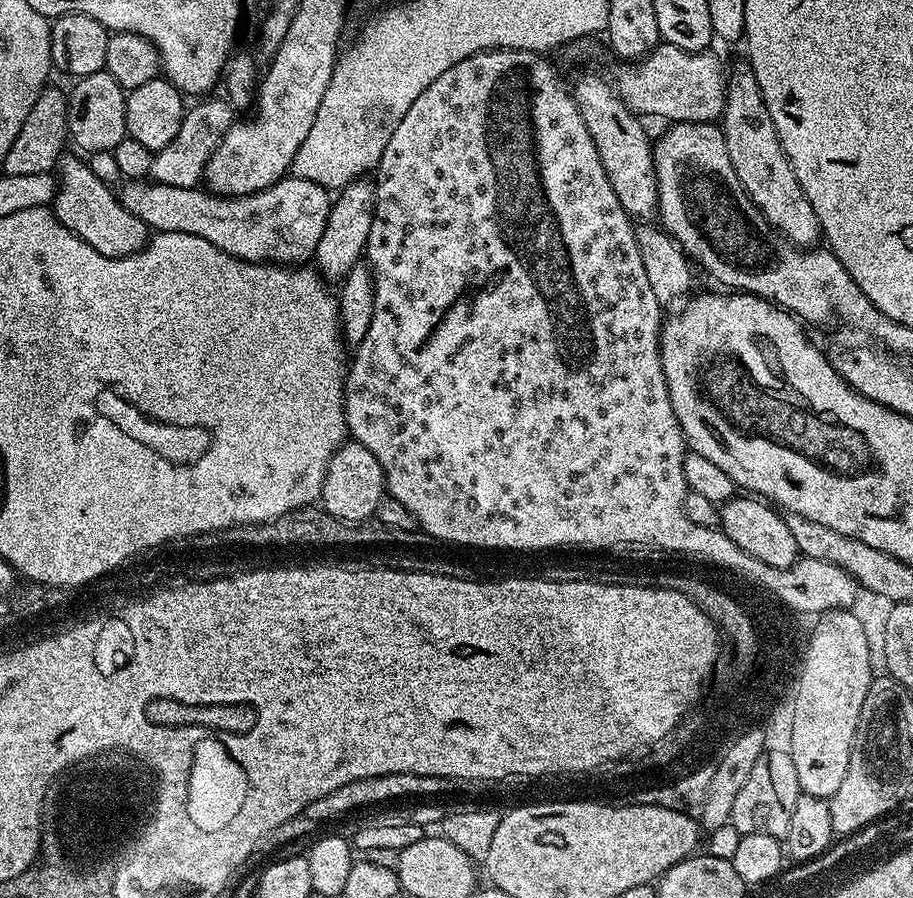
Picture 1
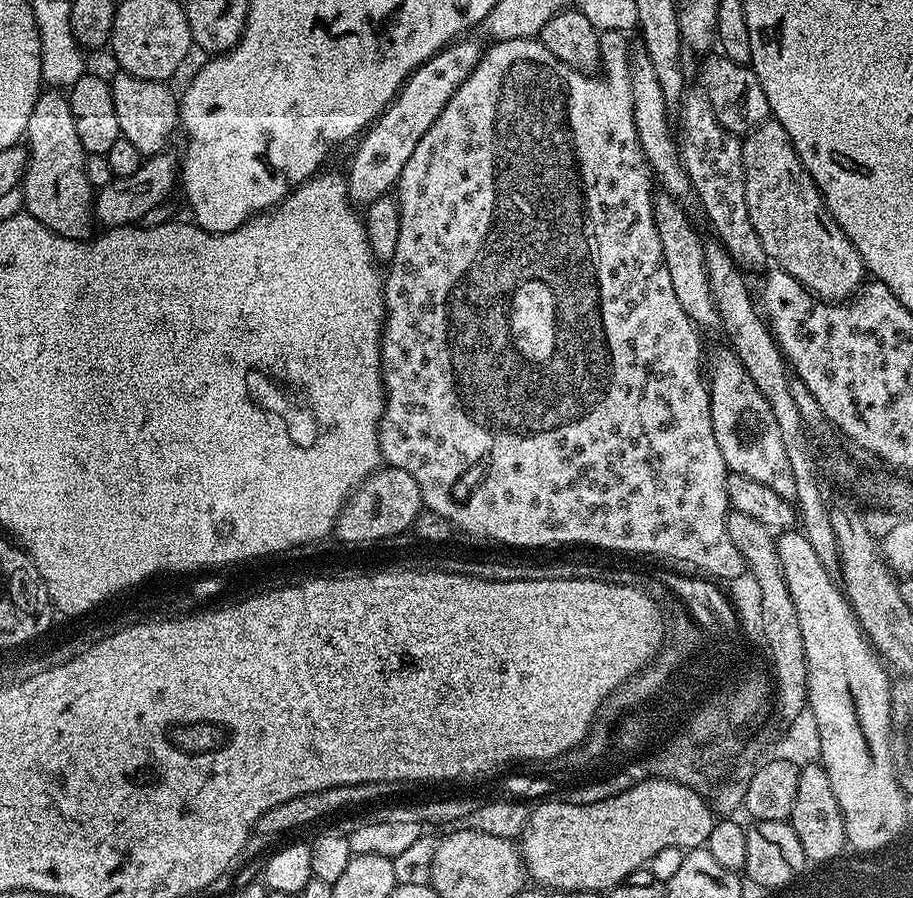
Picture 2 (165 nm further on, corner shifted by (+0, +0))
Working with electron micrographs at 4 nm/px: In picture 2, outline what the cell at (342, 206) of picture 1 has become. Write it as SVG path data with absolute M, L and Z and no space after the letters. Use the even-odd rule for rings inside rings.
M460 38L441 48L425 64L420 65L396 93L392 103L372 121L370 127L359 137L360 145L352 156L352 165L346 168L348 178L348 198L356 206L367 206L392 189L400 181L402 166L410 162L414 146L422 140L422 134L434 124L434 118L442 114L446 102L476 69L482 55L482 47L476 40Z

